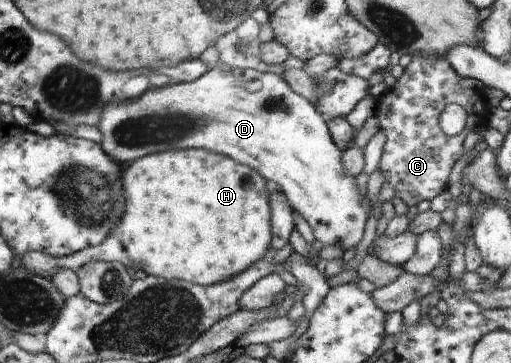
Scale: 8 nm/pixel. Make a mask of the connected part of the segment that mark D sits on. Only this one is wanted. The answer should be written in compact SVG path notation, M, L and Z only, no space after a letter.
M219 62L192 82L148 90L139 99L107 105L97 127L104 138L100 144L114 160L120 160L120 164L132 162L144 154L184 148L206 148L232 157L255 169L268 182L276 182L291 208L308 222L315 240L323 246L338 244L345 252L362 240L368 216L354 178L342 168L342 152L332 144L330 126L314 104L276 73L237 69Z

